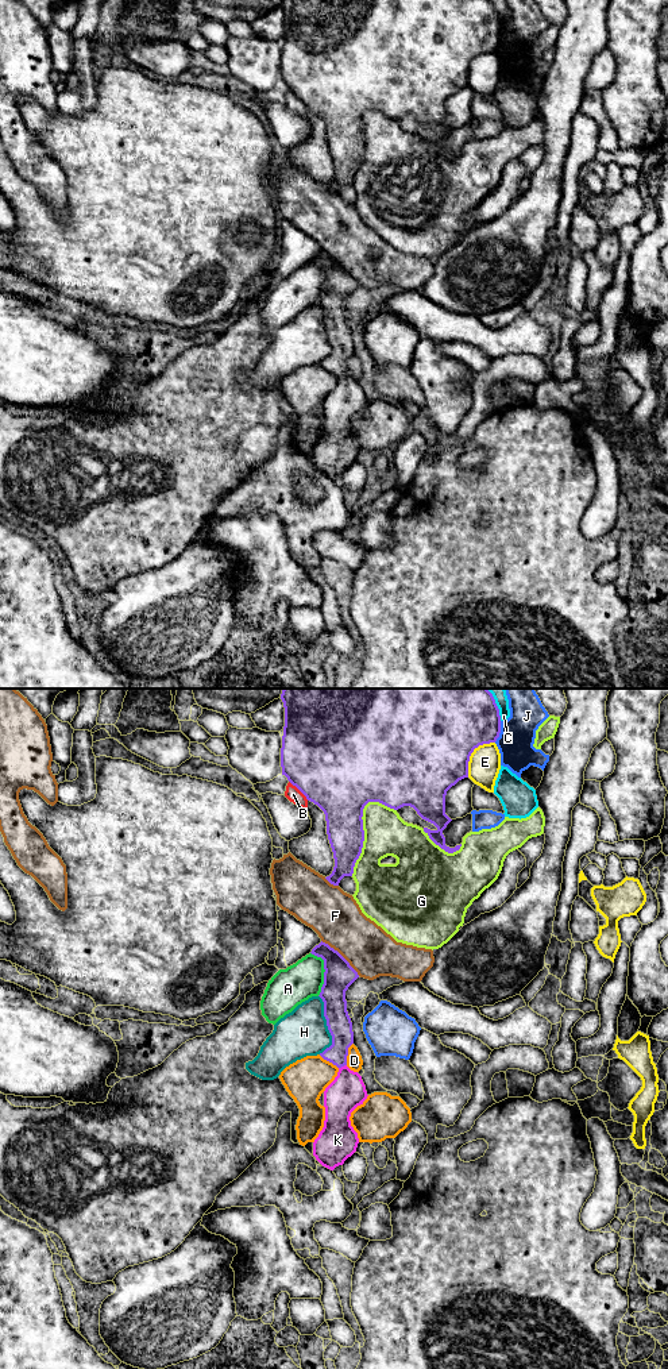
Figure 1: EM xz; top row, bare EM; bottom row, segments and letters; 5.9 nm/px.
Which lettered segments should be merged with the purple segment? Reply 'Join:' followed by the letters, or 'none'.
Join: K

